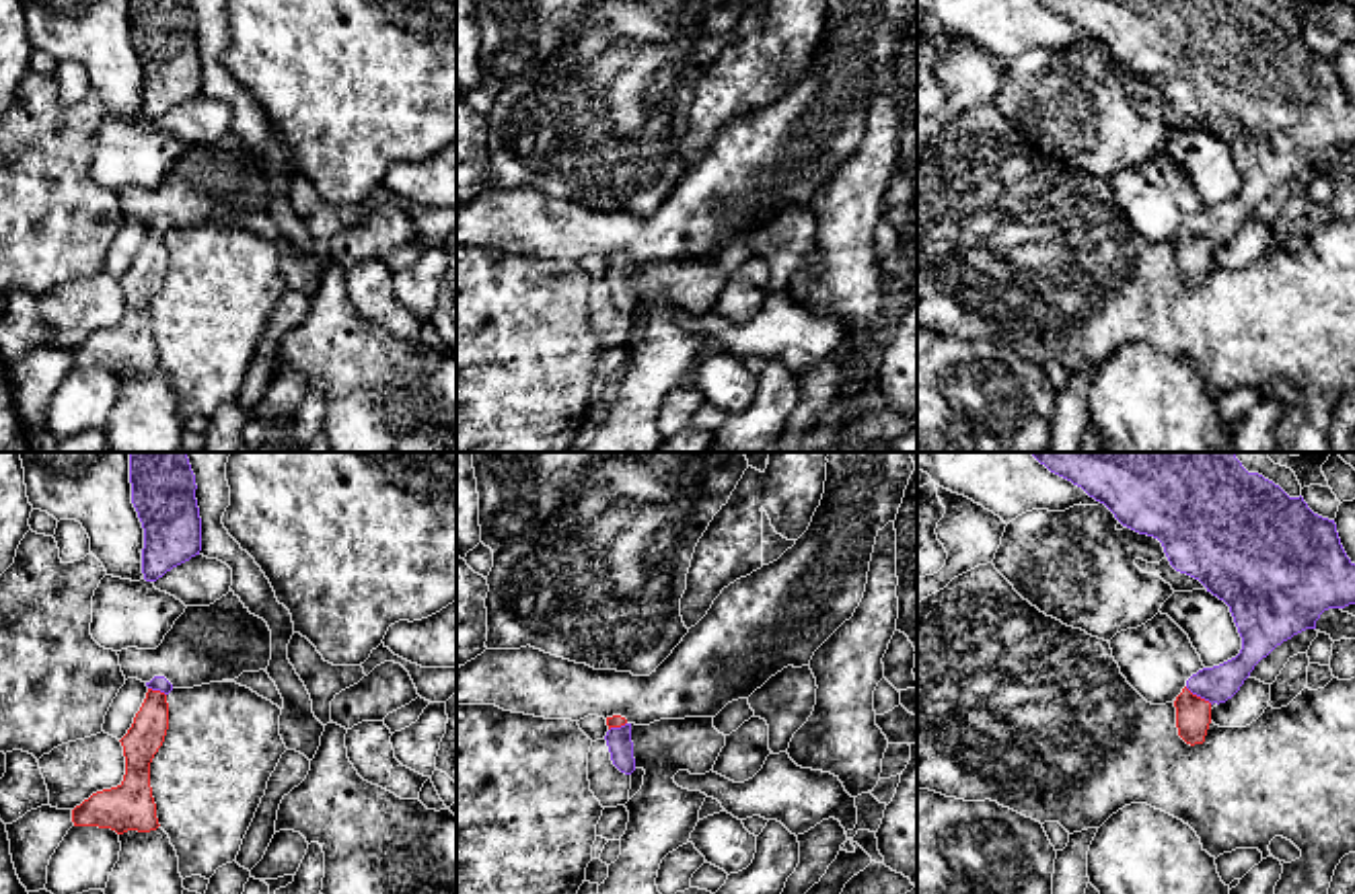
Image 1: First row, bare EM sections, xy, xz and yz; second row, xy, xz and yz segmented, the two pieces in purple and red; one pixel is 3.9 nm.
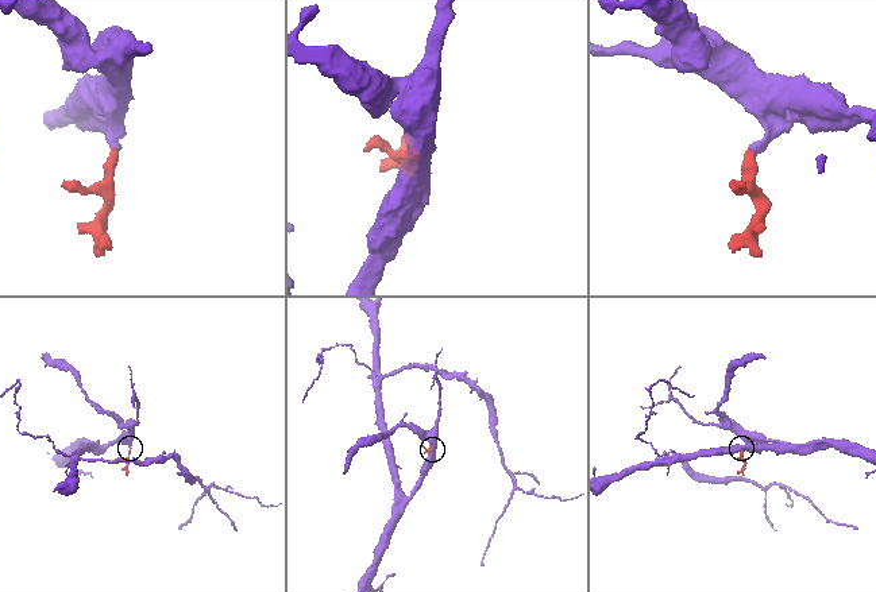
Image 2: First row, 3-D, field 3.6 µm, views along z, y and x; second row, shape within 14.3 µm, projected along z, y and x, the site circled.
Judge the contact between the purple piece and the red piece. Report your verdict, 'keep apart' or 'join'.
join

